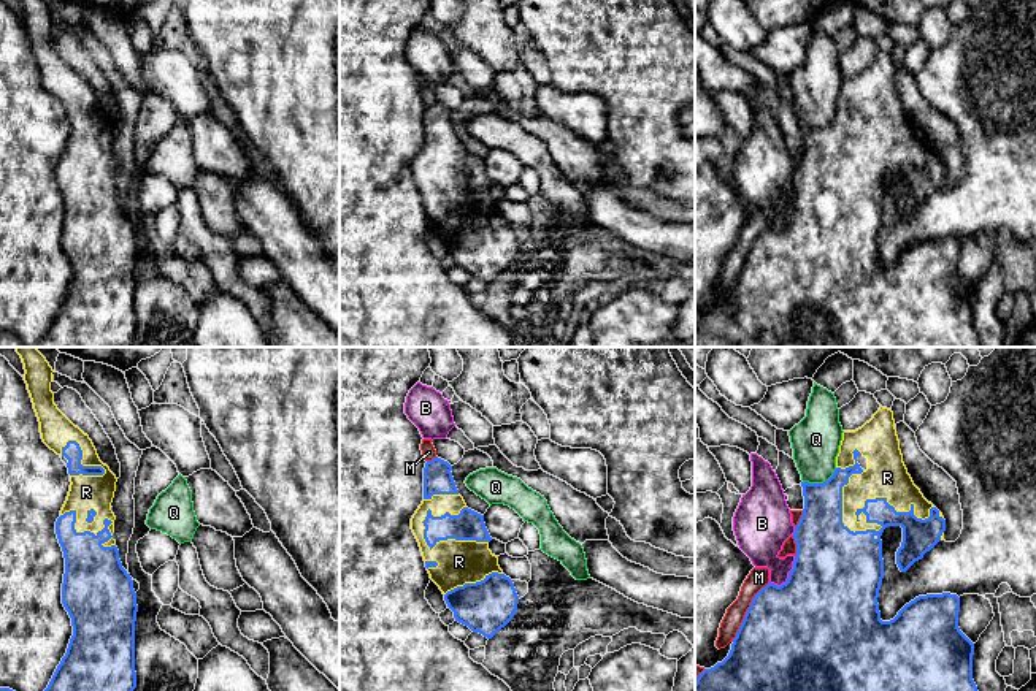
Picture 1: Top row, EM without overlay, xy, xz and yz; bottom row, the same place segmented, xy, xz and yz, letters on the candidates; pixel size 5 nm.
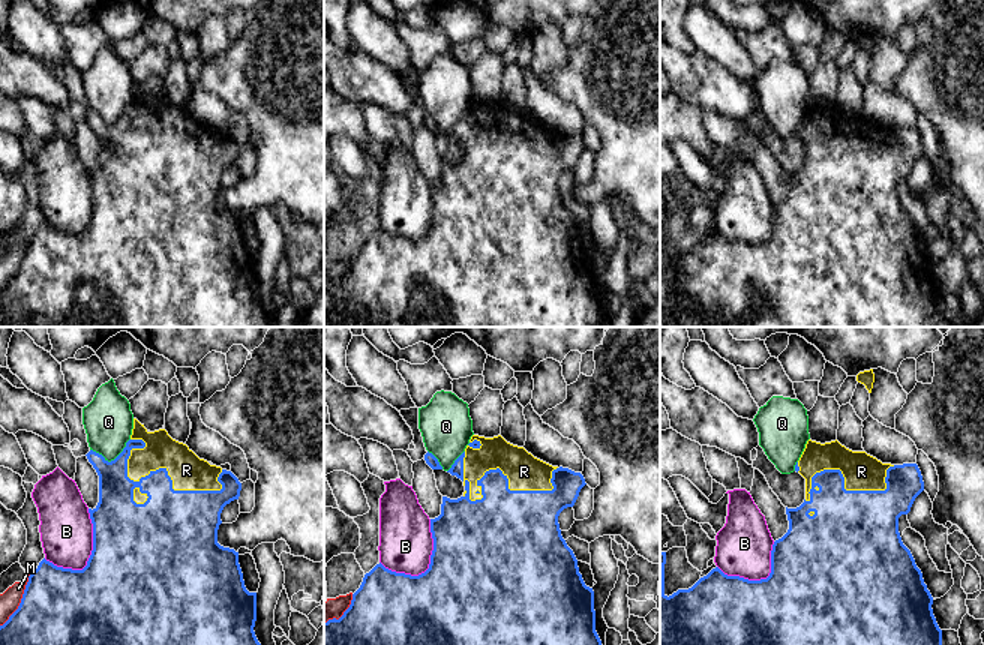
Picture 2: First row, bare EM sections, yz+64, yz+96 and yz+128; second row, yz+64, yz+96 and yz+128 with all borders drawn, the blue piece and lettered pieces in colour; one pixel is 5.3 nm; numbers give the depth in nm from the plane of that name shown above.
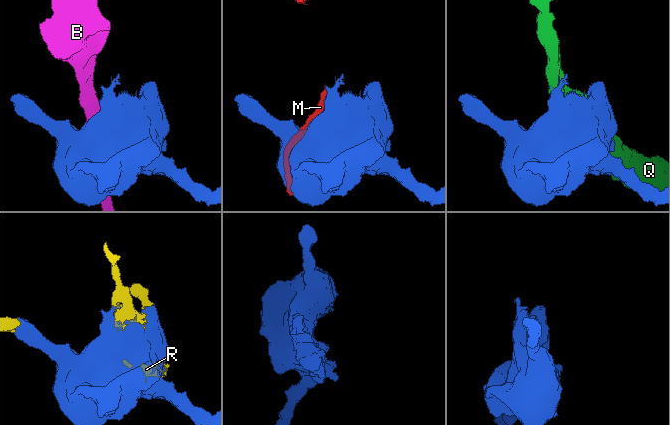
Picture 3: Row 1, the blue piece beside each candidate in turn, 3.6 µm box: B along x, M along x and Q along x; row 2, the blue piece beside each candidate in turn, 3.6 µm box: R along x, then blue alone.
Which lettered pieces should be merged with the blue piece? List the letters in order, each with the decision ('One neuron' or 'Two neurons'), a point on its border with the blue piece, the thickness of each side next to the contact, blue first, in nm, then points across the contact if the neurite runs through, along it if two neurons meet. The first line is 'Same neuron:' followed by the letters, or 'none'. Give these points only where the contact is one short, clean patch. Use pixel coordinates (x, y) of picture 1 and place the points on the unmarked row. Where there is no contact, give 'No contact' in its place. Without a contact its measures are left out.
Same neuron: R
B: Two neurons. Touches blue at yz (789, 221). Thickness 500 nm (blue) against 240 nm
M: Two neurons. Touches blue at yz (748, 255). Thickness 500 nm (blue) against 110 nm
Q: Two neurons. Touches blue at yz (821, 129). Thickness 260 nm (blue) against 240 nm. Boundary: yz (836, 113), (822, 127), (803, 127)
R: One neuron. Touches blue at yz (867, 162). Thickness 320 nm (blue) against 200 nm

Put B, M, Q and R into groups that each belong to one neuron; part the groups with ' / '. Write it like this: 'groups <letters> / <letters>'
groups B / M Q / R

